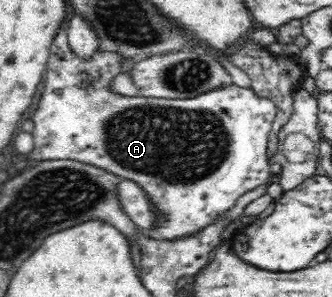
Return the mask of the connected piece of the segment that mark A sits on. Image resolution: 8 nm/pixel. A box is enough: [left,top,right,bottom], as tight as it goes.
[24,27,279,241]

